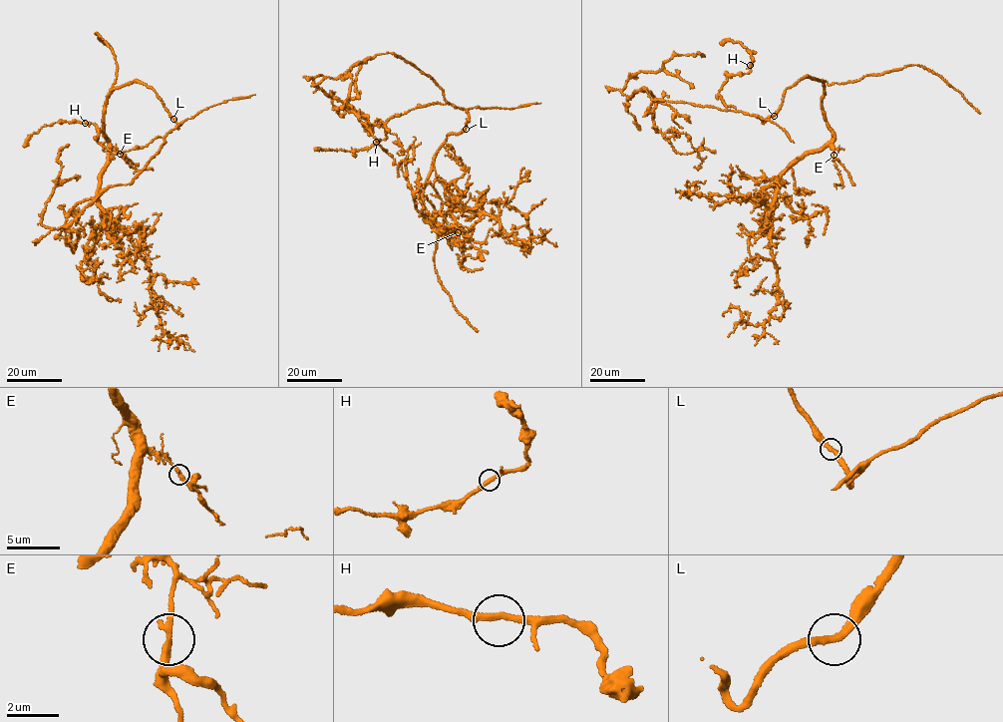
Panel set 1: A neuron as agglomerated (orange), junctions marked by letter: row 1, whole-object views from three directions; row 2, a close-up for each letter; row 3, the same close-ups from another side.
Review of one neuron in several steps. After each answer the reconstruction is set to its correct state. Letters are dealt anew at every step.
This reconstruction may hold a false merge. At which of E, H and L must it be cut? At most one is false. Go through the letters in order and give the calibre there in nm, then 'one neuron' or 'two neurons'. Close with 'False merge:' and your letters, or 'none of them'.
E: 280 nm | one neuron
H: 260 nm | one neuron
L: 240 nm | one neuron
False merge: none of them

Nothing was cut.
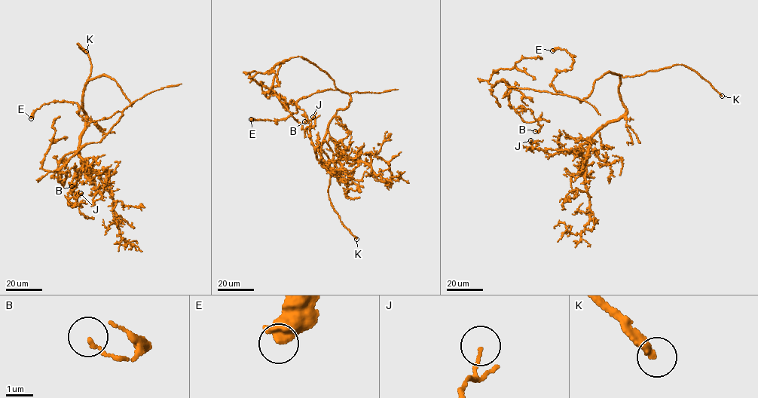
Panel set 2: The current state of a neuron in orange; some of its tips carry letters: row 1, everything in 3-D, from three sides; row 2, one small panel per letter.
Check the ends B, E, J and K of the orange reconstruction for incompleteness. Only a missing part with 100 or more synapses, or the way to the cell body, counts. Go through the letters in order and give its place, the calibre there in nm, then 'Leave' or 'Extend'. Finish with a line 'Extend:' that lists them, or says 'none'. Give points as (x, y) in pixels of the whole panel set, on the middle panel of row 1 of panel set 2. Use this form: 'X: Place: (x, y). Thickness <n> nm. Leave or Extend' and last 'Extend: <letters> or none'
B: Place: (304, 121). Thickness 120 nm. Leave
E: Place: (251, 119). Thickness 600 nm. Leave
J: Place: (313, 117). Thickness 110 nm. Leave
K: Place: (356, 239). Thickness 340 nm. Extend
Extend: K

